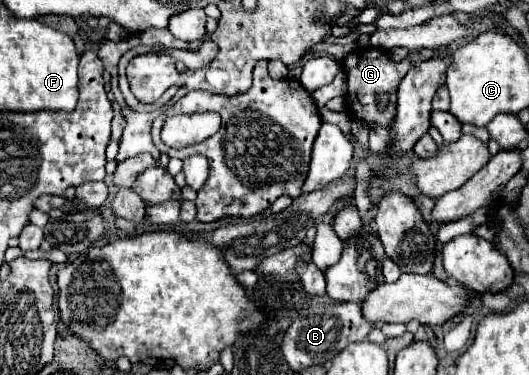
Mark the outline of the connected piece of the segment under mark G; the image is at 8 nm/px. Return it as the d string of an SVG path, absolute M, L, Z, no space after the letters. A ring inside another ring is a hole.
M362 48L362 50L356 50L352 54L348 54L344 58L344 72L346 72L346 78L348 78L348 96L346 96L346 108L348 112L352 114L352 118L356 120L362 120L364 124L368 126L390 126L390 118L394 118L394 98L396 98L396 88L400 84L400 80L406 76L406 72L416 66L418 62L422 60L428 60L432 58L432 50L422 50L422 52L414 52L414 54L408 54L402 62L394 62L386 56L384 50L380 48ZM386 94L390 100L388 100L388 106L384 110L378 108L376 104L376 98Z

